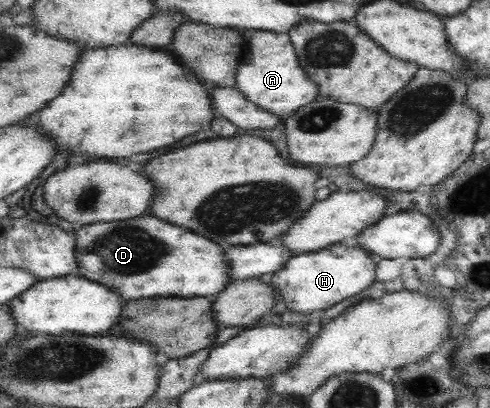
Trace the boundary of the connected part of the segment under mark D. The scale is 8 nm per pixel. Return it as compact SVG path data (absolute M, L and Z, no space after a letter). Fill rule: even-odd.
M149 213L133 219L81 226L74 235L80 275L119 291L125 302L143 297L216 296L233 281L231 264L219 243Z

